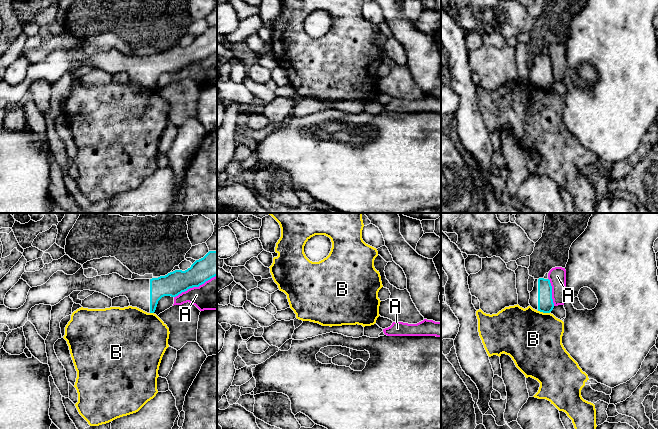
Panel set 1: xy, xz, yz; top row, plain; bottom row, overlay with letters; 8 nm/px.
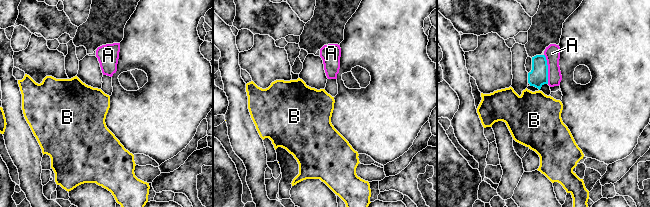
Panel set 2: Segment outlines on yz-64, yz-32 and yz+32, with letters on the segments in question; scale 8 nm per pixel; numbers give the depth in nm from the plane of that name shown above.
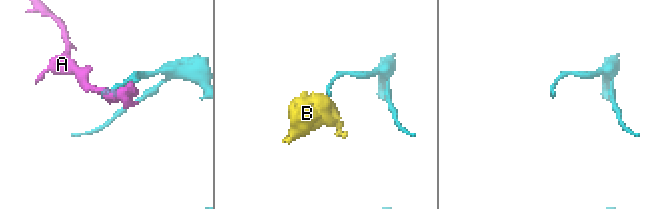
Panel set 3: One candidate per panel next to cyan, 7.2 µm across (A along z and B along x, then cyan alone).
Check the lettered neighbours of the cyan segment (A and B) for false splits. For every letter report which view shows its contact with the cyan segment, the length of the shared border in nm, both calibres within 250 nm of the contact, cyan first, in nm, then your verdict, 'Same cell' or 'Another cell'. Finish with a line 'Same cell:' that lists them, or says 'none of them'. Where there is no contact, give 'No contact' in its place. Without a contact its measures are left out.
A: Touches cyan in xy. Shared border 380 nm. Thickness 200 nm (cyan) against 260 nm. Another cell
B: Touches cyan in yz. Shared border 100 nm. Thickness 130 nm (cyan) against 460 nm. Another cell
Same cell: none of them

